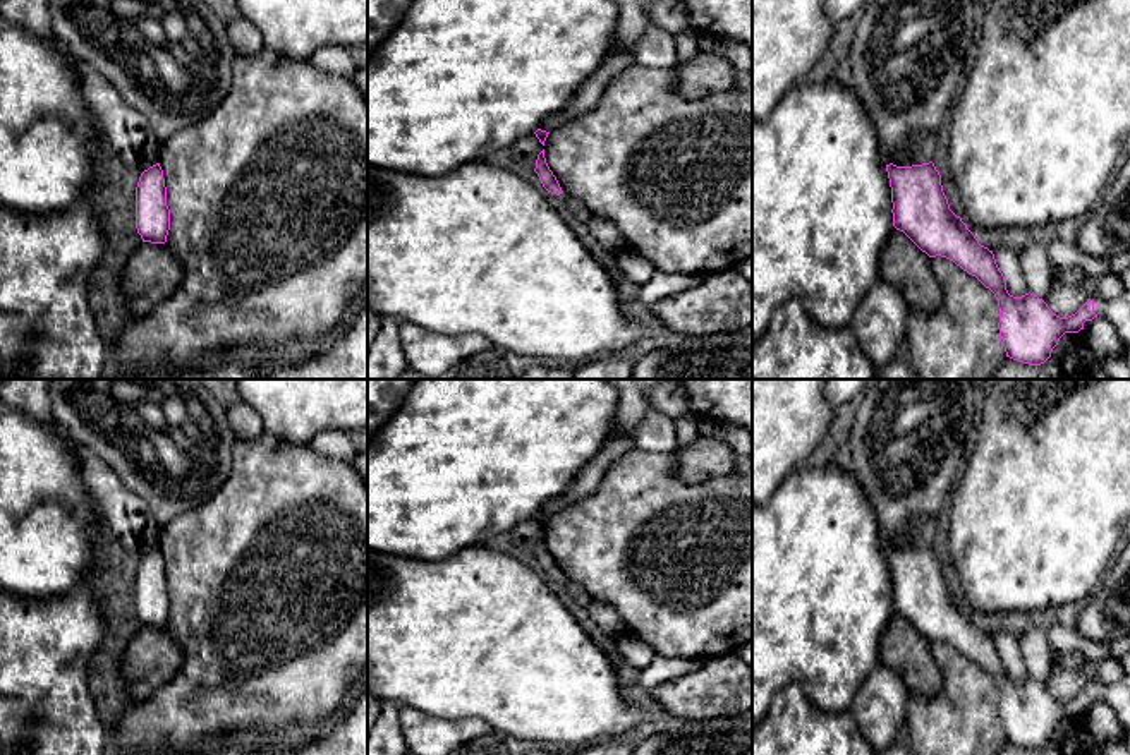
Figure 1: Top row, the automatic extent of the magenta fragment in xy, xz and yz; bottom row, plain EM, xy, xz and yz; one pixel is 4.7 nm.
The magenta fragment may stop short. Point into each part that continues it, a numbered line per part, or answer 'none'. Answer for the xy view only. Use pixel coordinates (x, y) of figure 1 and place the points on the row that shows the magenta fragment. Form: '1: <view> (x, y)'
none

